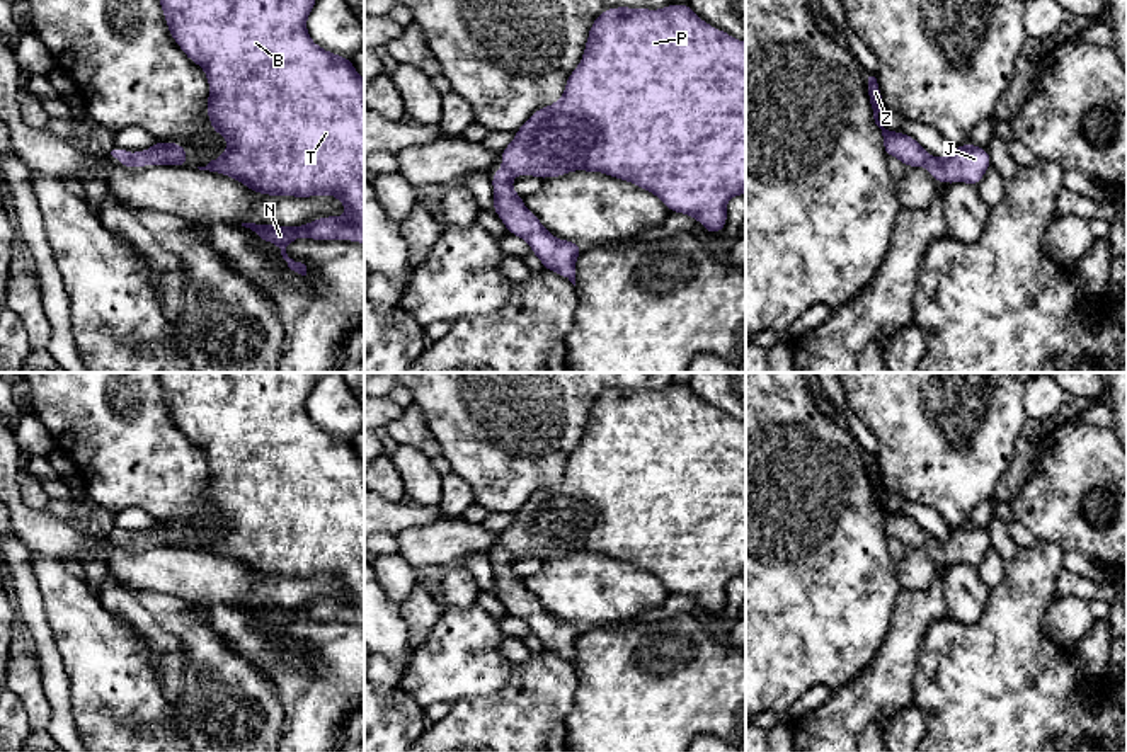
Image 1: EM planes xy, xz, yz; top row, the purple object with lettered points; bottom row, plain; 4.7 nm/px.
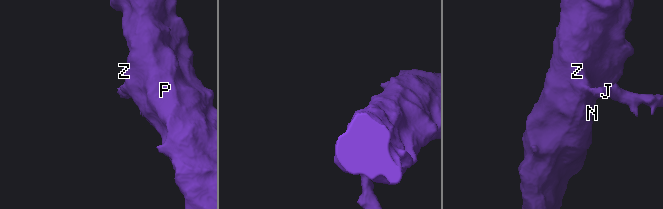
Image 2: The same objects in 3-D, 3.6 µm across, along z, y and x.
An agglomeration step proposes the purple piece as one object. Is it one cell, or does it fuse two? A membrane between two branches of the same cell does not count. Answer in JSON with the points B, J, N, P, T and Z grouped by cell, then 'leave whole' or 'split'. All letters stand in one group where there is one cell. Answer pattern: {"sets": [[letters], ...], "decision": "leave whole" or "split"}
{"sets": [["B", "J", "N", "P", "T", "Z"]], "decision": "leave whole"}

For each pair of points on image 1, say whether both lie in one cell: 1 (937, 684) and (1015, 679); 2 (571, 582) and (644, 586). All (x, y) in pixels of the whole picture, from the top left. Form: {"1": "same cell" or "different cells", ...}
{"1": "same cell", "2": "same cell"}

